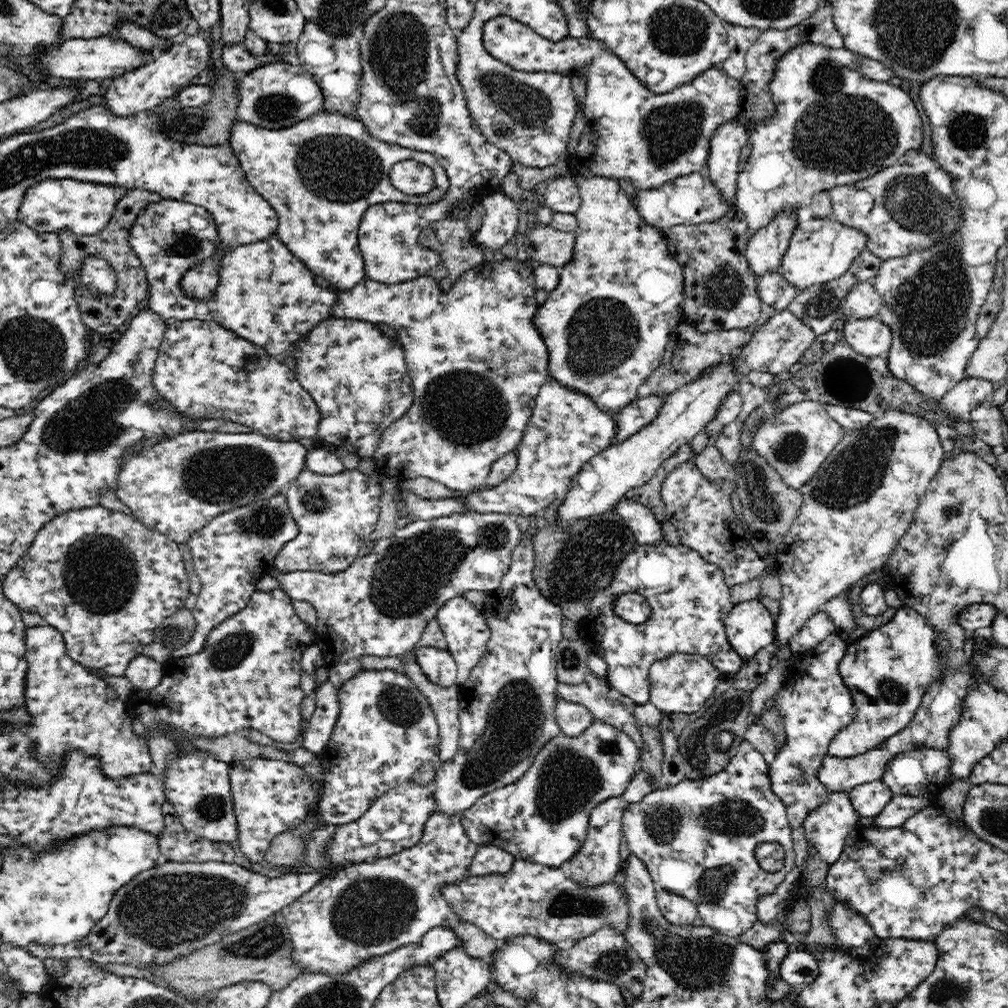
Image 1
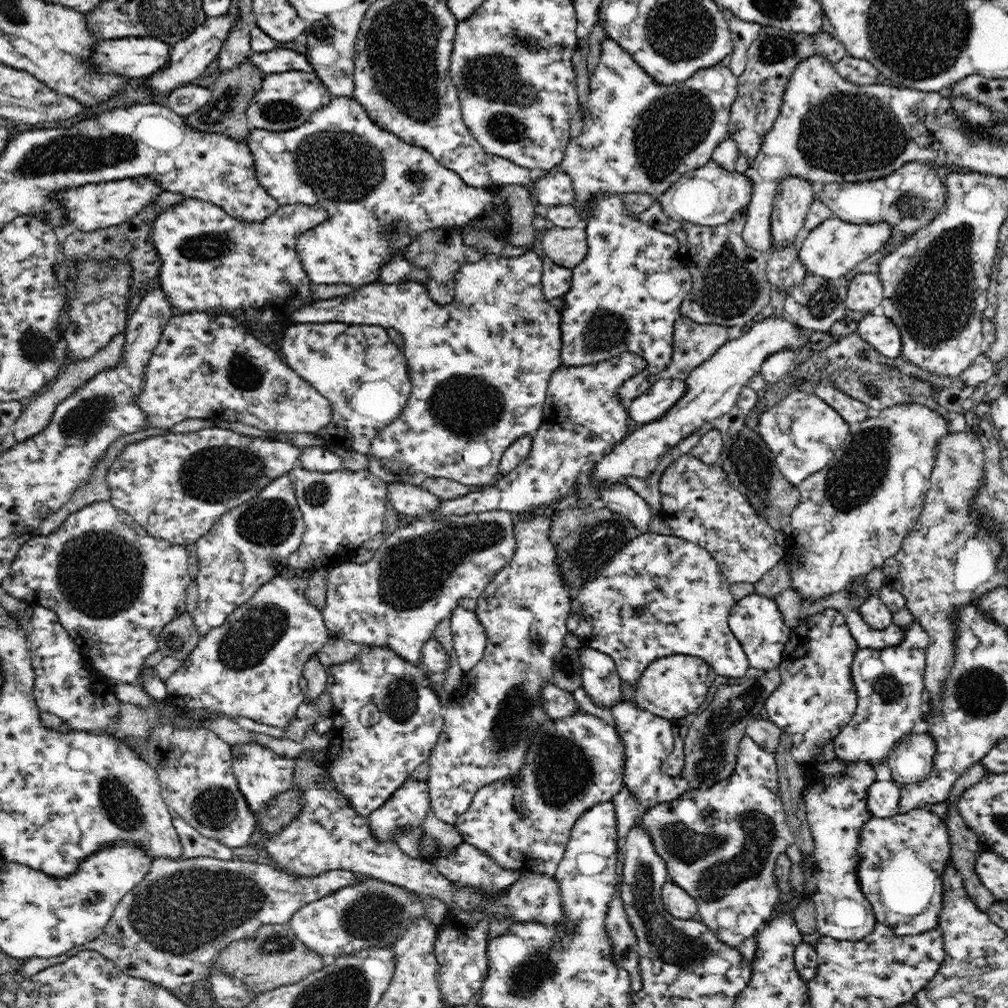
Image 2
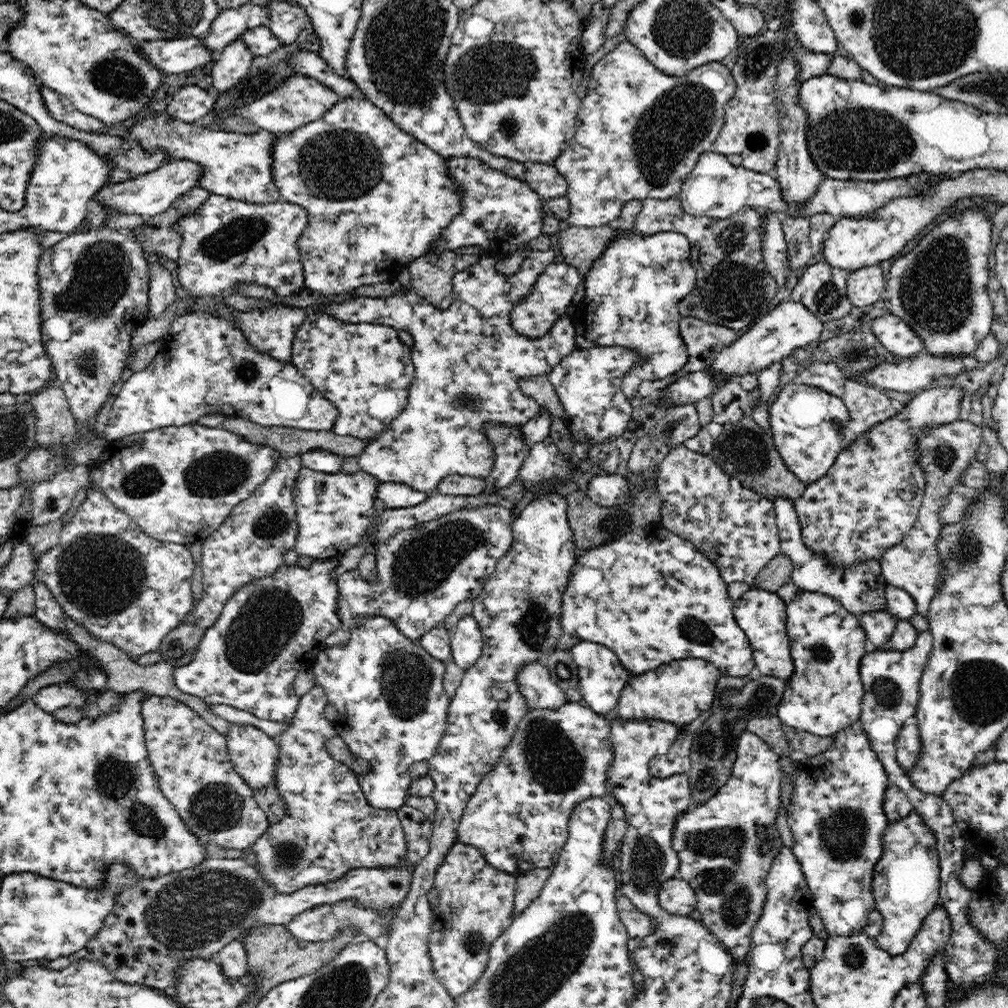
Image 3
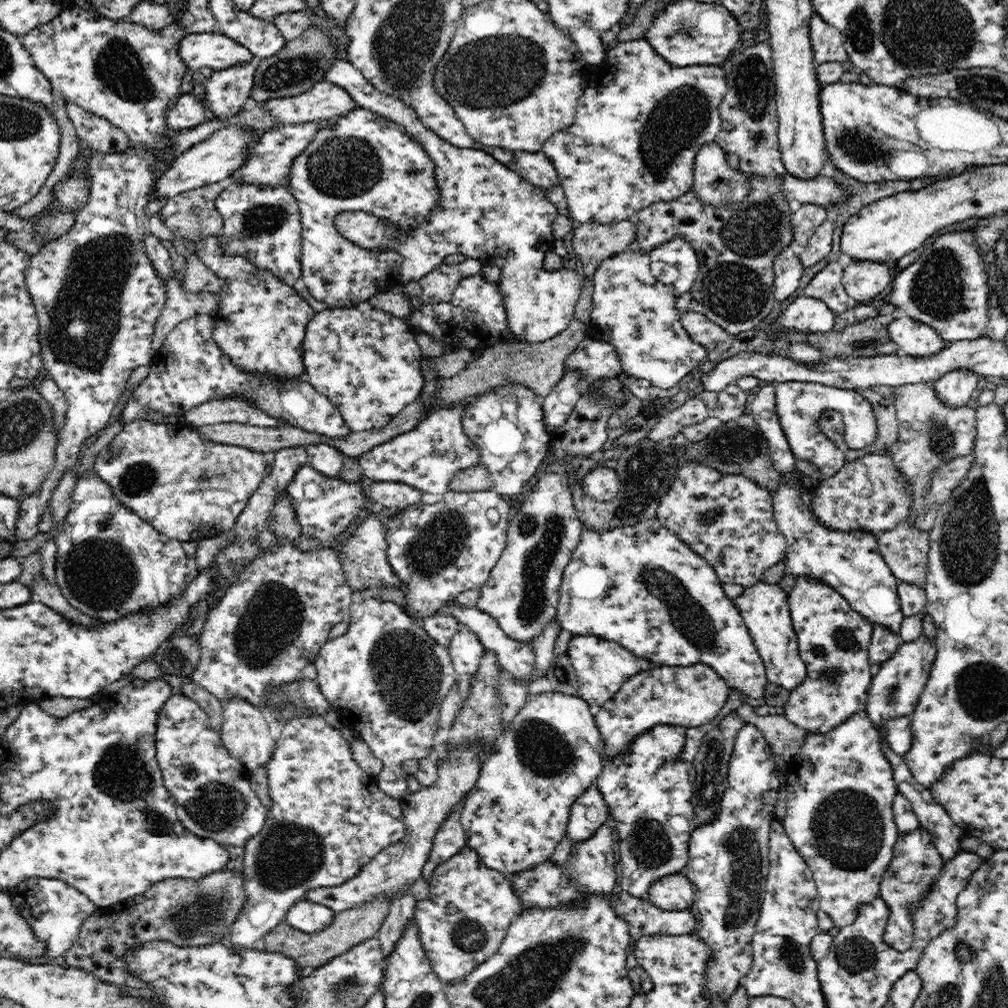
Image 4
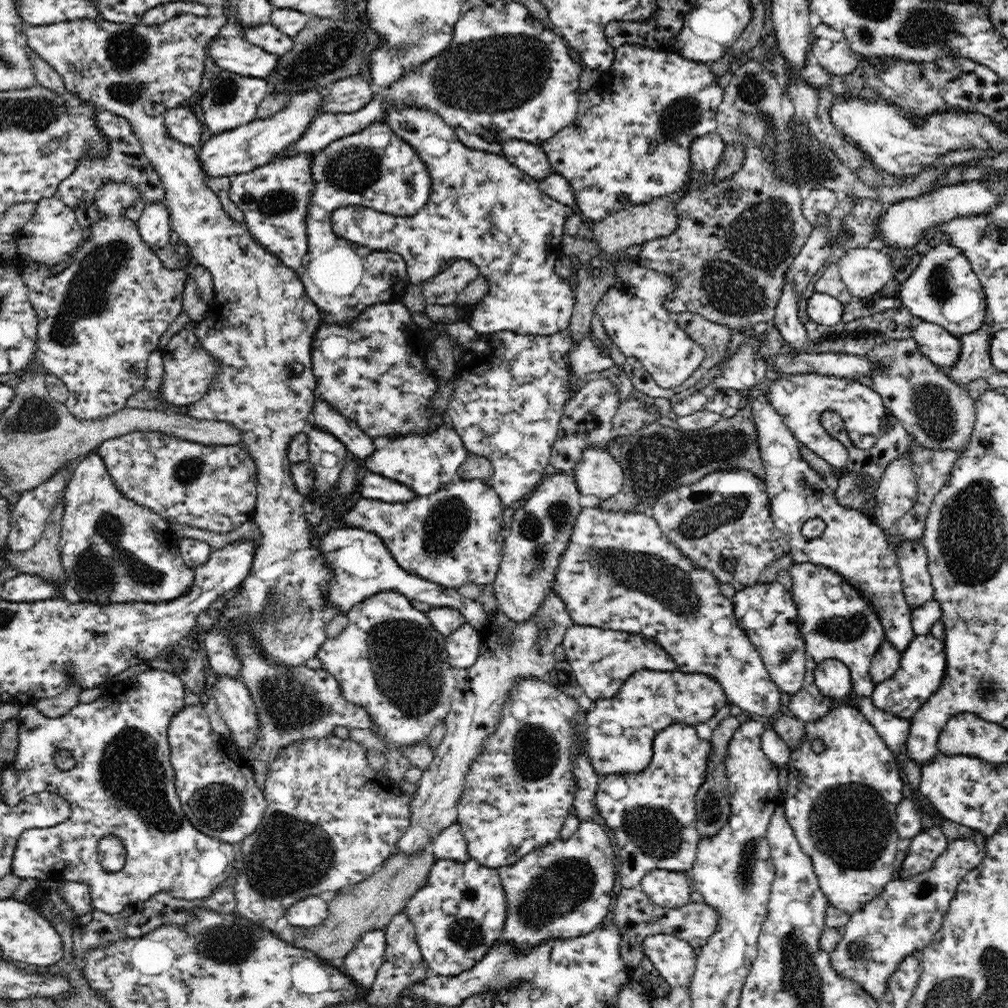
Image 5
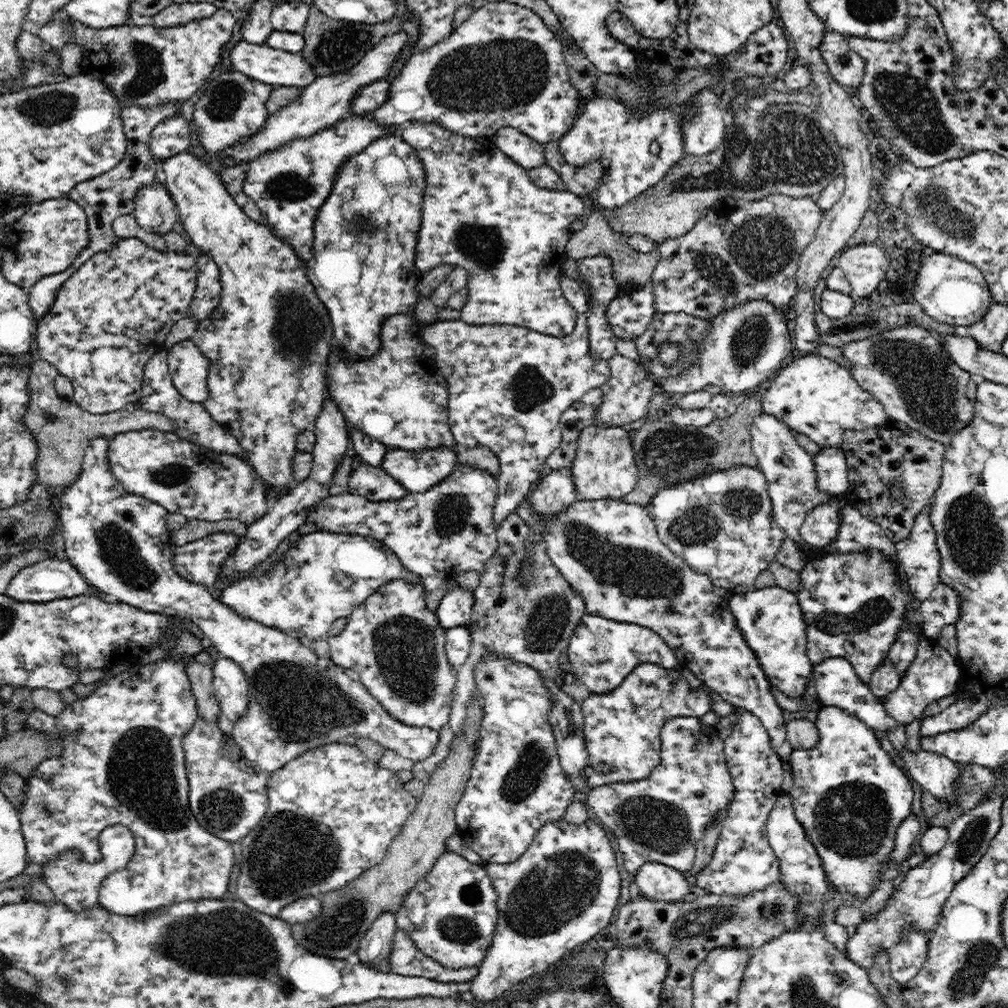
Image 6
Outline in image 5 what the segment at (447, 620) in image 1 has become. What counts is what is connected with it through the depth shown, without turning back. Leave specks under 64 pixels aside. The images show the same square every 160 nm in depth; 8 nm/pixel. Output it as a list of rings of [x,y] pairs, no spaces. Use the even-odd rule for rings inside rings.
[[[465,622],[445,639],[445,649],[454,668],[466,669],[476,662],[480,654],[480,637],[475,628]]]

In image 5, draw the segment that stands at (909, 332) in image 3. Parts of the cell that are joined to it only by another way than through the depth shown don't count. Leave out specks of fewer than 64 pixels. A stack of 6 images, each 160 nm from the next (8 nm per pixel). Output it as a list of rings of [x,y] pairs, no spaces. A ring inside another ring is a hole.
[[[920,321],[911,326],[911,337],[918,342],[919,350],[935,364],[950,368],[958,362],[961,353],[960,339],[943,326]]]

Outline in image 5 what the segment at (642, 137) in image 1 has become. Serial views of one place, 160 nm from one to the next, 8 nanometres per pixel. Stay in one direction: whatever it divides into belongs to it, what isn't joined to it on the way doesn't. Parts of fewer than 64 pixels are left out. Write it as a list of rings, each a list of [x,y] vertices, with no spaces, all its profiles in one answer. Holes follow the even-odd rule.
[[[637,44],[622,45],[615,49],[615,62],[612,64],[612,68],[602,71],[601,74],[602,76],[596,82],[598,88],[592,88],[586,94],[581,94],[576,120],[541,144],[553,172],[568,179],[574,193],[574,207],[580,215],[584,215],[589,223],[598,222],[623,210],[624,204],[627,204],[628,201],[635,204],[648,203],[652,202],[652,198],[660,198],[661,195],[672,194],[676,190],[684,190],[684,186],[688,186],[688,178],[692,178],[693,165],[690,158],[690,146],[698,136],[710,134],[717,129],[716,112],[718,105],[723,101],[724,94],[723,84],[711,72],[709,65],[688,60],[677,52],[669,53]]]

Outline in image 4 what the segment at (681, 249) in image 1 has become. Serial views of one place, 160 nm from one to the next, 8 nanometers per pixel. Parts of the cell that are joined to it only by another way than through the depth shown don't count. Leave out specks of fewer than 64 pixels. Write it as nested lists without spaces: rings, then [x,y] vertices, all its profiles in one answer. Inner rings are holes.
[[[758,42],[754,45],[751,45],[744,49],[744,51],[738,52],[734,54],[733,57],[730,58],[730,62],[727,64],[727,73],[726,73],[726,82],[727,82],[727,90],[724,95],[724,100],[722,100],[722,104],[719,106],[720,118],[721,118],[721,129],[718,134],[716,134],[715,143],[725,150],[726,153],[737,154],[739,156],[739,168],[738,172],[740,172],[742,177],[748,177],[748,197],[744,199],[744,202],[730,202],[725,203],[724,207],[712,207],[700,202],[699,198],[696,198],[694,191],[690,190],[677,198],[676,200],[670,202],[657,202],[651,204],[647,208],[640,210],[639,213],[634,215],[638,224],[638,233],[636,233],[635,242],[640,245],[641,252],[650,253],[652,249],[655,249],[655,246],[662,246],[662,244],[666,244],[668,241],[671,241],[674,237],[680,236],[684,237],[684,240],[688,242],[688,244],[692,245],[694,251],[696,251],[696,256],[698,257],[699,262],[699,270],[697,272],[697,278],[694,280],[694,286],[676,298],[675,307],[681,313],[683,312],[699,312],[711,320],[715,322],[718,326],[724,328],[730,332],[730,334],[736,335],[740,334],[740,332],[746,332],[747,330],[752,330],[754,326],[756,326],[763,318],[766,318],[776,306],[778,306],[779,302],[776,299],[774,294],[774,277],[775,272],[773,269],[773,262],[778,258],[780,251],[783,251],[784,247],[788,245],[794,245],[795,235],[794,235],[794,227],[791,226],[791,216],[792,213],[791,205],[787,202],[786,194],[783,194],[783,176],[787,172],[787,167],[783,166],[782,158],[780,158],[779,145],[777,142],[777,106],[775,103],[775,83],[774,83],[774,75],[773,75],[773,60],[771,59],[771,48],[768,42]]]

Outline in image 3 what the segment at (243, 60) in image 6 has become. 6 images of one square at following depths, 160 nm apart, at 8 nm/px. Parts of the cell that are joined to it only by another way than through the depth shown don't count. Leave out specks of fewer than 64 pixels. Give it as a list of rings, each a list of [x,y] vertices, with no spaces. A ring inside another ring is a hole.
[[[202,37],[174,38],[168,41],[140,41],[136,44],[143,57],[166,75],[185,73],[199,66],[213,63],[215,58],[207,50]]]

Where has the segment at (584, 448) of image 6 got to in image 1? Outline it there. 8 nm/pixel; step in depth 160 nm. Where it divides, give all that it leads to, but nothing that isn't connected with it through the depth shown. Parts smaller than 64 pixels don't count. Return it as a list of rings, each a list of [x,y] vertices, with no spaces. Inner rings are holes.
[[[622,498],[613,510],[632,529],[636,544],[646,547],[646,544],[664,541],[661,522],[647,506]]]

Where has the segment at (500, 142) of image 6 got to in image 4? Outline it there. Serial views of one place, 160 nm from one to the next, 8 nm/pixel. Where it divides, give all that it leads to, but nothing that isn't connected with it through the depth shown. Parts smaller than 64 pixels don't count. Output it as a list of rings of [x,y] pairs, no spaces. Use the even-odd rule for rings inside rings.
[[[516,150],[512,168],[528,182],[542,189],[552,188],[560,179],[552,161],[542,152]]]

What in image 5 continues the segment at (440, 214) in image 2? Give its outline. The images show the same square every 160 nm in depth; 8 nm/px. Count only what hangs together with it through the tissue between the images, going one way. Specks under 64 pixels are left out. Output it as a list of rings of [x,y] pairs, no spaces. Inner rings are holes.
[[[375,122],[368,128],[339,138],[315,153],[311,164],[314,189],[308,203],[307,239],[308,252],[303,259],[300,280],[307,295],[321,311],[324,323],[350,325],[367,306],[400,301],[404,289],[410,284],[407,280],[406,261],[395,252],[370,250],[340,237],[333,230],[331,216],[340,208],[359,205],[394,217],[412,217],[428,202],[431,180],[428,169],[420,155],[386,123]]]

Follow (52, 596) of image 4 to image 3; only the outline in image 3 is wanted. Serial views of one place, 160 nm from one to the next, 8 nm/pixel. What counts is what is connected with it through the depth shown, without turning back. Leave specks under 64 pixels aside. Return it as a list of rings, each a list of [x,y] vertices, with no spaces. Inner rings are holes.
[[[64,614],[64,623],[66,623],[66,629],[69,630],[71,638],[74,638],[79,650],[88,651],[95,655],[99,660],[99,664],[107,671],[108,690],[125,696],[128,693],[136,693],[137,691],[148,692],[148,695],[170,696],[183,702],[186,706],[192,707],[192,710],[195,710],[210,726],[213,726],[217,731],[220,731],[220,734],[228,734],[228,726],[230,726],[230,723],[227,720],[220,718],[217,714],[214,714],[211,711],[210,704],[206,704],[197,696],[184,694],[184,692],[176,687],[173,675],[174,667],[170,665],[170,663],[162,660],[159,663],[148,666],[141,665],[129,658],[129,656],[125,652],[122,652],[117,646],[91,636],[85,626],[78,624],[71,618],[68,618],[67,614]]]

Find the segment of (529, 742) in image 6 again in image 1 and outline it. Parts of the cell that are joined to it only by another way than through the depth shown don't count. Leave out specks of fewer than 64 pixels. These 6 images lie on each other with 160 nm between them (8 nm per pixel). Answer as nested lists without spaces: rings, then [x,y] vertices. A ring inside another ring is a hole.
[[[595,719],[582,734],[561,733],[548,740],[518,781],[481,795],[470,808],[462,812],[460,822],[468,838],[478,846],[498,846],[512,854],[513,858],[553,869],[560,868],[584,844],[592,809],[609,798],[621,796],[626,790],[636,774],[638,758],[640,749],[624,731]]]

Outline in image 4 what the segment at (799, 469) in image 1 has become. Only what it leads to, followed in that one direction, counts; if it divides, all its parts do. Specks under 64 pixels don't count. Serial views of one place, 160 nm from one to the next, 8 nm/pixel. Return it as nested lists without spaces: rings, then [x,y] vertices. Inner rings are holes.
[[[800,381],[775,383],[774,388],[777,414],[792,448],[792,455],[795,456],[795,460],[812,462],[820,470],[822,479],[835,476],[846,462],[841,450],[820,431],[818,420],[824,410],[836,410],[844,417],[844,434],[847,437],[848,447],[852,450],[863,450],[876,442],[878,438],[876,416],[870,403],[857,389],[850,390],[826,386],[822,383]]]

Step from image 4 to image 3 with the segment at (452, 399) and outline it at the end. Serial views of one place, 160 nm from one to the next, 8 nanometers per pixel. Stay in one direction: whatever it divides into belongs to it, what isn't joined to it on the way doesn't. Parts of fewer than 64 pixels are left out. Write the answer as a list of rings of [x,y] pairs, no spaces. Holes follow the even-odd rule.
[[[547,374],[534,376],[534,378],[520,378],[517,386],[522,391],[523,396],[531,396],[541,406],[546,409],[554,418],[564,419],[564,409],[560,404],[558,393],[554,390]]]

